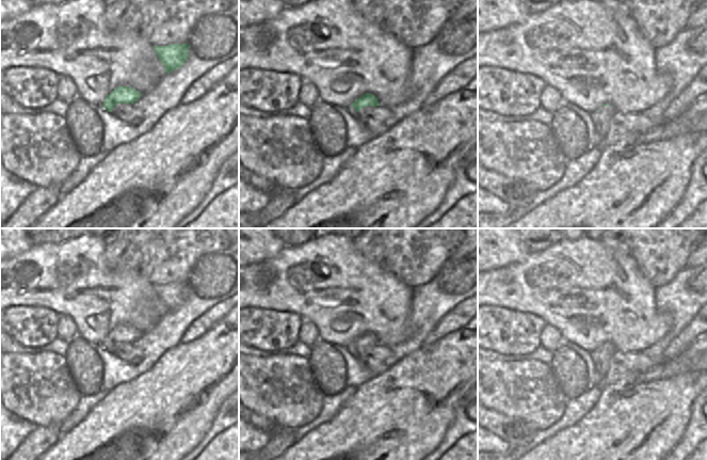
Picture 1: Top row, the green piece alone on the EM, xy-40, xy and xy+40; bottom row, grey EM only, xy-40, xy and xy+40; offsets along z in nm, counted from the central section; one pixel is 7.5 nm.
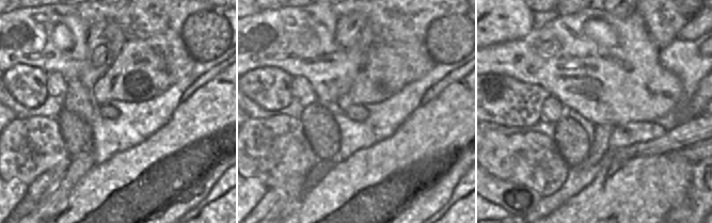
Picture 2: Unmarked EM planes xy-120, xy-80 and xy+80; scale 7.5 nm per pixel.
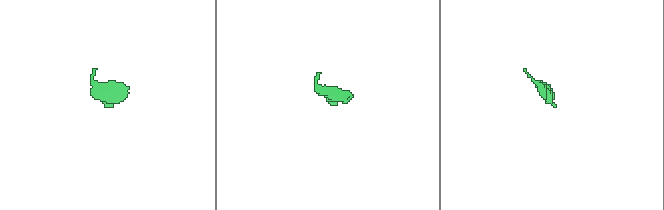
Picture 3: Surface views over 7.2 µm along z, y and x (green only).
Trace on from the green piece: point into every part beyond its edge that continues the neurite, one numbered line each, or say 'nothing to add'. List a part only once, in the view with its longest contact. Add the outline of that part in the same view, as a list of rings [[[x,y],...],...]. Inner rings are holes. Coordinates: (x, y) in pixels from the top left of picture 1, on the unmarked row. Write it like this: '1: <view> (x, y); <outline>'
1: xy (359, 354); [[[350,345],[349,347],[349,352],[351,353],[351,355],[353,355],[354,358],[356,358],[357,360],[359,360],[360,362],[364,362],[364,356],[371,350],[374,348],[373,345],[367,345],[365,347],[363,347],[361,349],[359,349],[358,351],[355,350],[355,348]],[[364,362],[365,363],[365,362]]]

